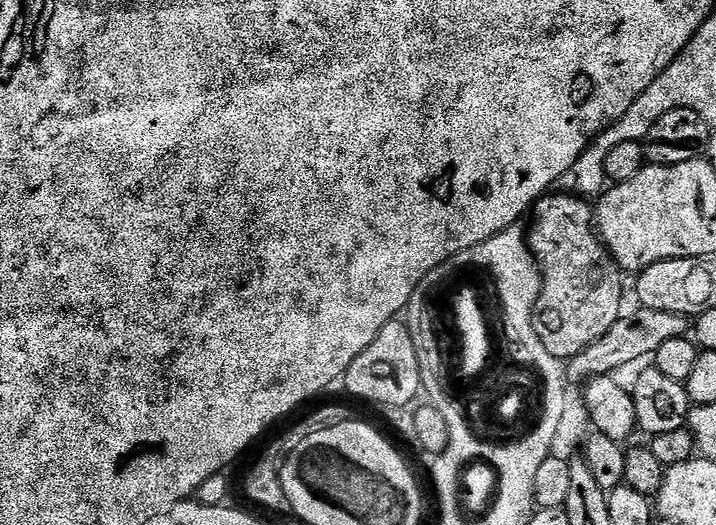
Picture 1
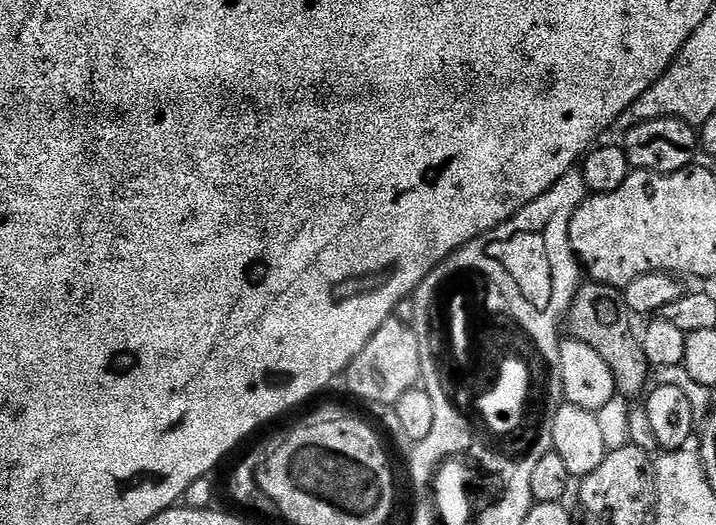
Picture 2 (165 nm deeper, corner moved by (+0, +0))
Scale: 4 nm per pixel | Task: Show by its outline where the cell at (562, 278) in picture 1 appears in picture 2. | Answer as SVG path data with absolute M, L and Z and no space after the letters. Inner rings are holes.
M588 282L581 285L572 305L567 312L567 332L573 339L585 342L588 346L598 350L602 360L610 366L611 373L615 376L617 395L628 402L634 402L640 394L647 391L648 376L652 374L652 367L642 350L639 335L632 332L630 322L632 314L625 306L621 291L612 285Z

